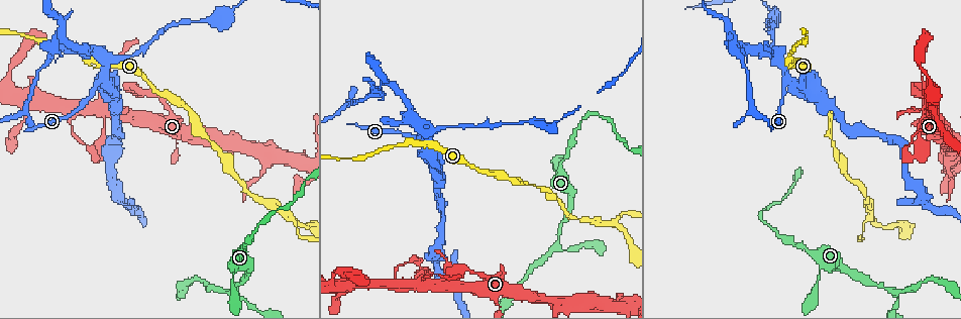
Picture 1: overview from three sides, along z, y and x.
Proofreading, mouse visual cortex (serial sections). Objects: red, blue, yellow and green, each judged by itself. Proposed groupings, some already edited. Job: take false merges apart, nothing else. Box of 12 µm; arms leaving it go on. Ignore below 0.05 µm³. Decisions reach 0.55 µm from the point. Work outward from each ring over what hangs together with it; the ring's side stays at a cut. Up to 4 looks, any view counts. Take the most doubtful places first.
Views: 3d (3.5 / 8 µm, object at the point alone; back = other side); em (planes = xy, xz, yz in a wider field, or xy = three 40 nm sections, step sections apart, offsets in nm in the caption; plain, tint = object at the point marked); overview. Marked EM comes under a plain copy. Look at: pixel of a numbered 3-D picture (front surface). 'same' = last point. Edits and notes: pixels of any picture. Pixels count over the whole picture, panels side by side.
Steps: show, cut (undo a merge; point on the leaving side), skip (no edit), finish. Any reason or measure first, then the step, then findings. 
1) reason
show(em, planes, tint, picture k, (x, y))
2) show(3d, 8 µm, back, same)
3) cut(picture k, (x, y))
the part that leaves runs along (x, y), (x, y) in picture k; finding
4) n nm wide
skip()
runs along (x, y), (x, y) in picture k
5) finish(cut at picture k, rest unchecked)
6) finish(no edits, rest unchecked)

four-way junction
show(3d, 3.5 µm, back, picture 1, (428, 286))

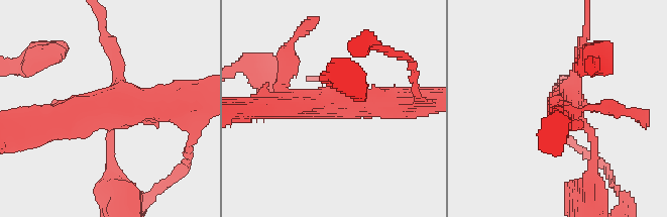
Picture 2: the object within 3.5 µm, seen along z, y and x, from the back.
4 arms; arms of 150, 150, 450, 450 nm
show(em, planes, tint, picture 2, (109, 109))

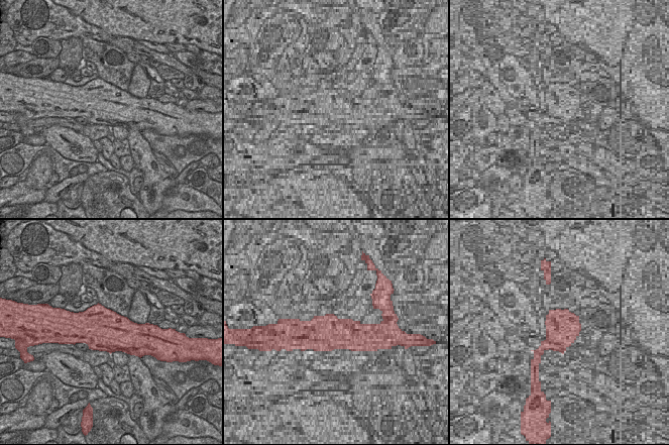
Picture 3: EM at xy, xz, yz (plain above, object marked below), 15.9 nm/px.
skip()
runs along (43, 122), (112, 104), (181, 101) in picture 2; one cell here

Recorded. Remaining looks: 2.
abrupt turn
show(3d, 3.5 µm, picture 1, (912, 157))

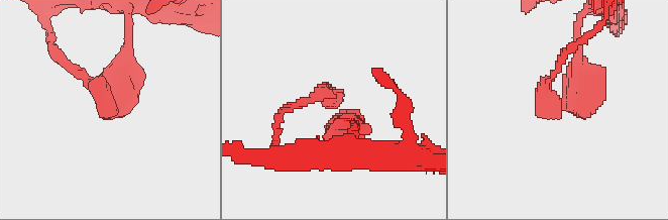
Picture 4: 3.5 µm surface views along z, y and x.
need the tissue
show(em, planes, tint, picture 4, (105, 103))

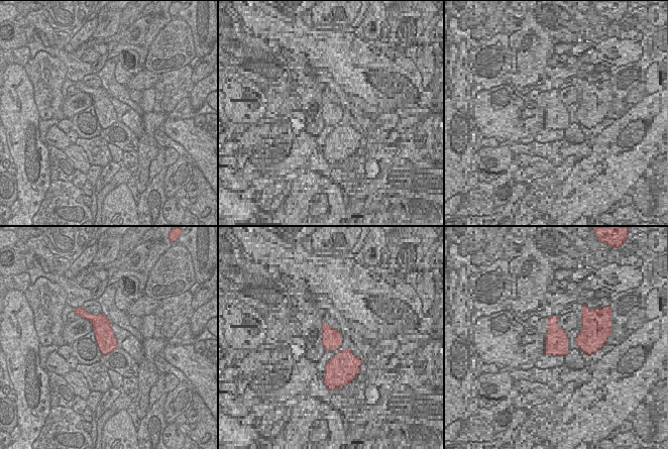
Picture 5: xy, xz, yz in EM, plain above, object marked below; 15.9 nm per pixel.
skip()
runs along (352, 126), (324, 93), (296, 108) in picture 4; continuous, no second cell

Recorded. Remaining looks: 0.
finish(no edits, rest unchecked)

